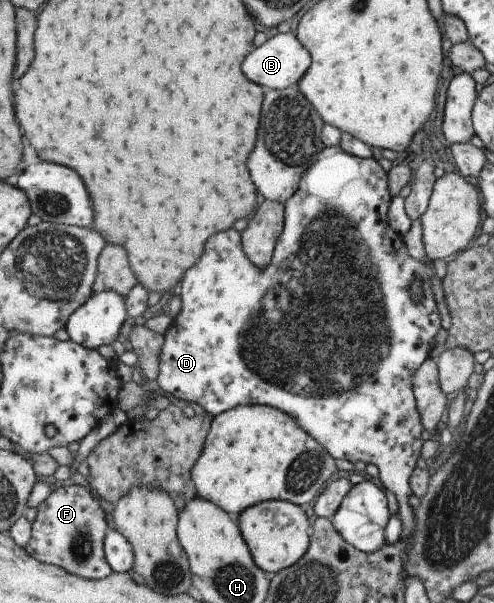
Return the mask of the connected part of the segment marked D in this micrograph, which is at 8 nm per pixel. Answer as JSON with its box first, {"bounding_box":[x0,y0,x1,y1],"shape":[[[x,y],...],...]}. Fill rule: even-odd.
{"bounding_box":[155,145,440,569],"shape":[[[339,145],[323,146],[316,159],[300,176],[296,191],[283,203],[283,226],[275,241],[268,265],[257,268],[246,257],[236,229],[226,229],[226,231],[218,231],[216,235],[210,235],[210,239],[204,243],[204,251],[200,259],[182,274],[179,294],[181,308],[163,333],[163,342],[159,349],[159,370],[155,380],[160,393],[164,395],[168,393],[187,403],[196,403],[213,416],[242,404],[262,404],[275,407],[283,411],[283,414],[294,416],[298,425],[308,435],[317,439],[323,445],[323,451],[326,450],[328,455],[334,459],[346,459],[352,463],[362,461],[365,464],[375,465],[384,489],[393,493],[397,501],[401,534],[395,545],[401,551],[402,569],[404,569],[407,550],[411,546],[411,539],[417,525],[413,509],[408,504],[408,497],[412,494],[409,479],[420,457],[420,446],[423,442],[420,438],[423,427],[411,387],[414,373],[429,357],[431,341],[440,329],[440,317],[430,288],[430,279],[434,275],[433,260],[419,261],[412,258],[406,252],[401,235],[394,232],[386,222],[386,210],[392,198],[387,181],[387,173],[380,168],[372,156],[359,158],[346,153]],[[414,276],[420,276],[422,282],[423,298],[419,304],[413,304],[409,298],[409,283]]]}

